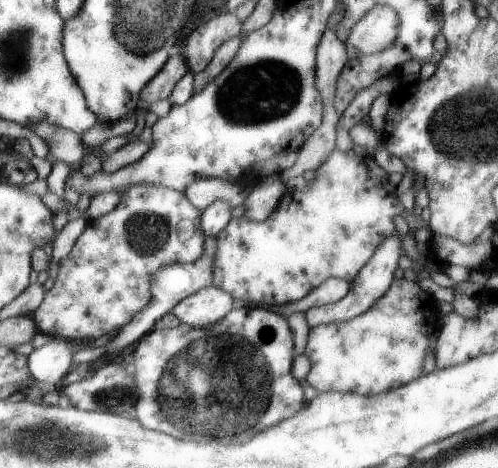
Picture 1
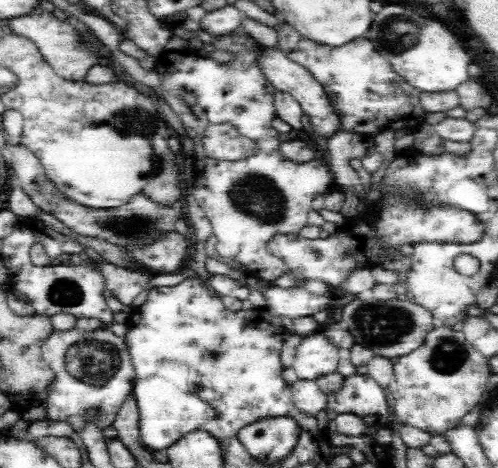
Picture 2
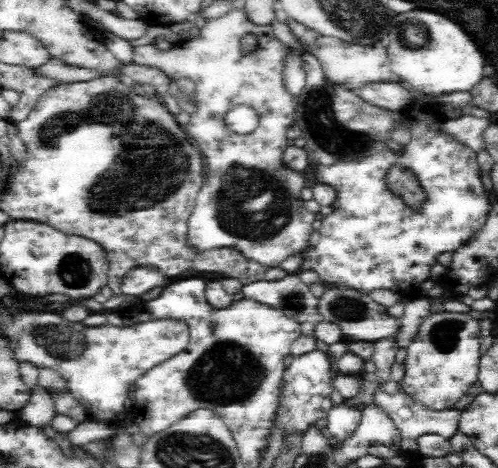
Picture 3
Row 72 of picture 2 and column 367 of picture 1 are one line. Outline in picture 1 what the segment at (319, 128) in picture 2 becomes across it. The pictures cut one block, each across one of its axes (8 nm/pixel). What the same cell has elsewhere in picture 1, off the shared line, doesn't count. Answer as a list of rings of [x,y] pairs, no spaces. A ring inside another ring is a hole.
[[[393,232],[375,252],[375,256],[361,268],[361,272],[357,274],[355,280],[351,280],[349,284],[349,292],[337,300],[337,302],[329,302],[325,306],[317,306],[317,308],[309,308],[305,312],[305,320],[307,320],[307,326],[309,330],[315,328],[315,326],[321,326],[321,324],[343,324],[343,322],[349,322],[361,314],[365,314],[379,298],[383,298],[393,282],[393,272],[397,268],[397,260],[399,256],[403,254],[401,246],[399,246],[399,240],[397,240],[397,232]]]

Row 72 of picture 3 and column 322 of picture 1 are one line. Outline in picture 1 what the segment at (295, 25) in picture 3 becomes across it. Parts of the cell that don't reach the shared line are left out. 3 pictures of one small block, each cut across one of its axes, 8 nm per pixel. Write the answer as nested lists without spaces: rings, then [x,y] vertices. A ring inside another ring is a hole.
[[[393,278],[387,294],[365,314],[343,324],[321,324],[309,330],[303,350],[311,362],[307,382],[317,392],[357,392],[357,396],[373,398],[419,380],[425,374],[423,358],[435,330],[435,312],[435,300],[415,282]]]

